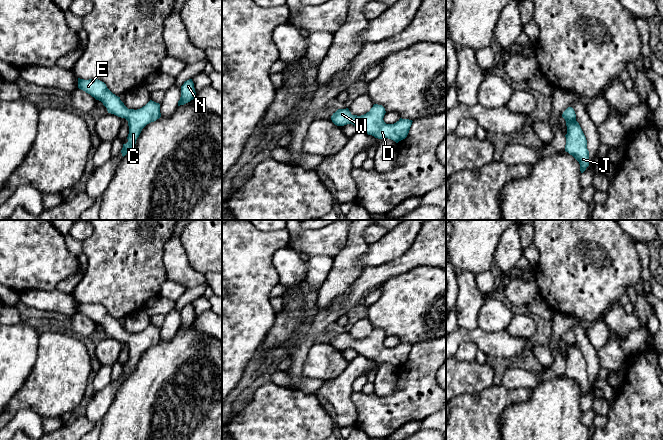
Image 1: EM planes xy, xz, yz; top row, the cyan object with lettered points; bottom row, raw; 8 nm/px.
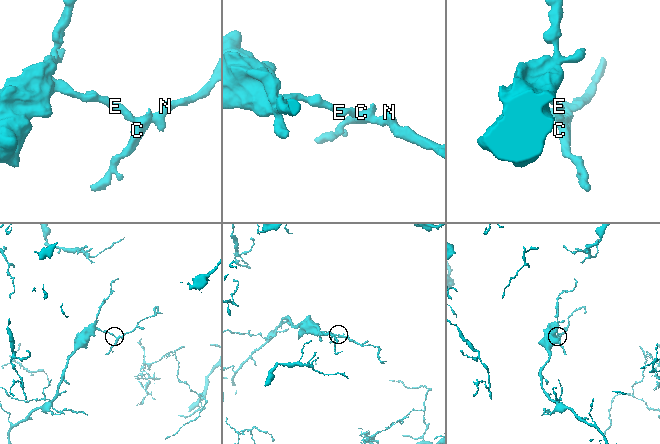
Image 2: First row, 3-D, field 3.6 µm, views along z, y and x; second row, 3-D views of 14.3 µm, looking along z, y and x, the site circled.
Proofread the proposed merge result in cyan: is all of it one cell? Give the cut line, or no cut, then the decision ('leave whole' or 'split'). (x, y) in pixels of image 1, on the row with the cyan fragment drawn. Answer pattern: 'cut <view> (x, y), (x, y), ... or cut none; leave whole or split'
cut none; leave whole

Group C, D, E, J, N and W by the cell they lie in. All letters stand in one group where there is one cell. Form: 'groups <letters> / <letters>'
groups C D E J N W

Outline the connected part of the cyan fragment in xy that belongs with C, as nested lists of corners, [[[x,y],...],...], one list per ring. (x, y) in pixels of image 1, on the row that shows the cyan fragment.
[[[78,78],[78,88],[101,101],[107,108],[108,113],[125,118],[128,121],[128,142],[123,144],[121,150],[123,157],[135,146],[142,129],[161,117],[159,103],[150,100],[140,109],[128,109],[120,100],[120,97],[113,94],[106,84],[98,79],[84,80]]]

